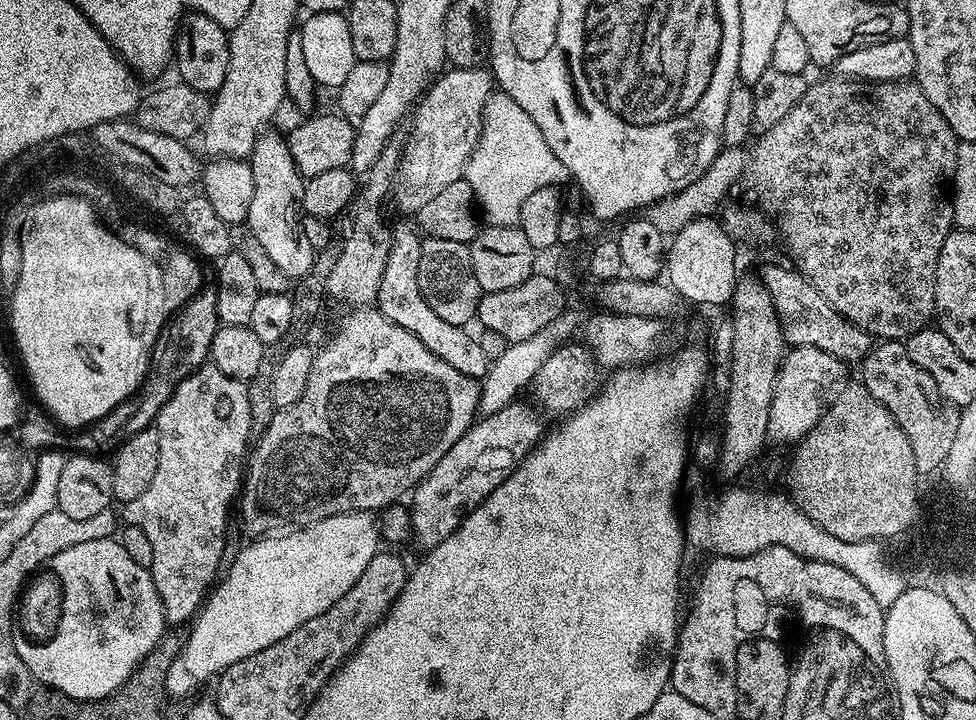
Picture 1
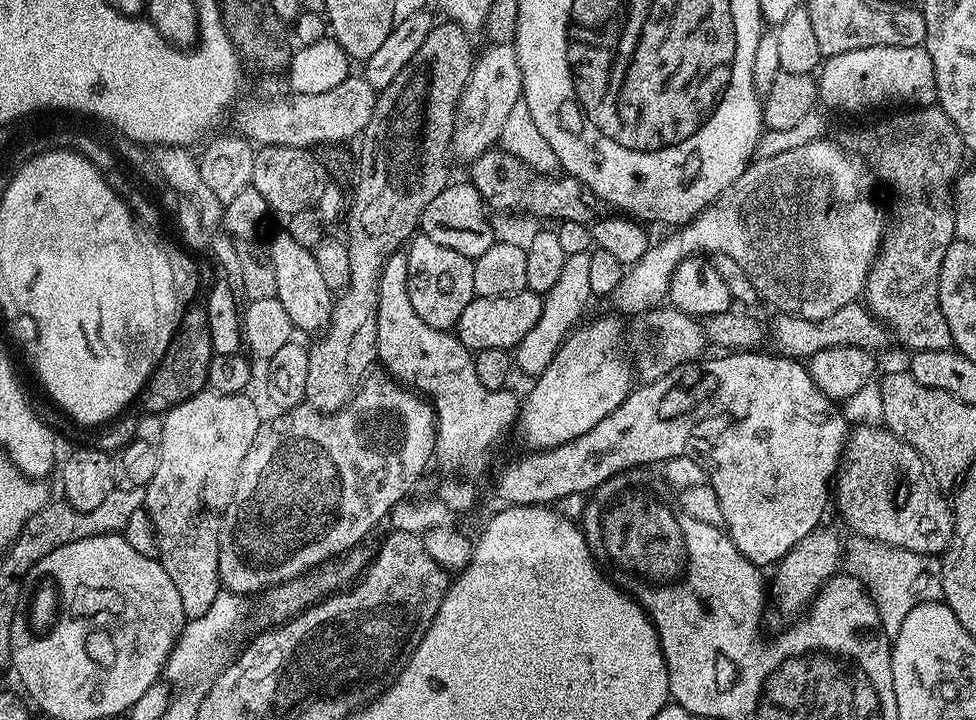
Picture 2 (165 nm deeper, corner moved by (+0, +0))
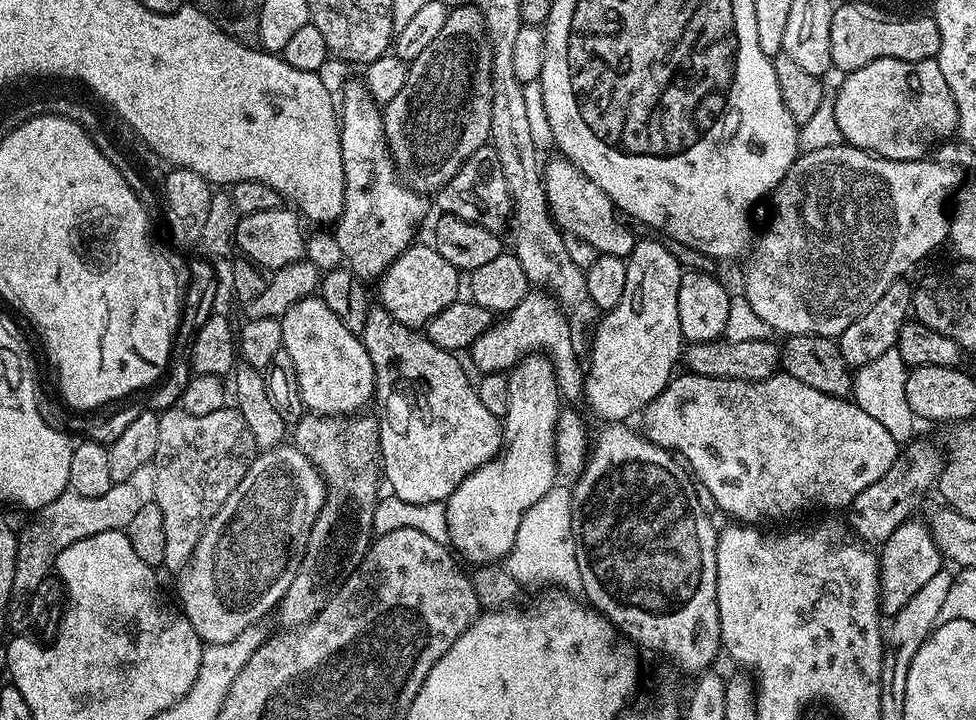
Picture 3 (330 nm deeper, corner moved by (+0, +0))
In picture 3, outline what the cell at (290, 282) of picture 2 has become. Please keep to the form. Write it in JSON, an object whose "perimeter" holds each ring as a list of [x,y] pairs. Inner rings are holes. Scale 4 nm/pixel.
{"perimeter":[[[313,294],[290,306],[290,310],[279,317],[279,322],[283,348],[290,354],[290,362],[294,362],[300,397],[309,413],[347,418],[373,403],[376,375],[363,339],[346,330],[338,314],[334,314],[319,295]]]}

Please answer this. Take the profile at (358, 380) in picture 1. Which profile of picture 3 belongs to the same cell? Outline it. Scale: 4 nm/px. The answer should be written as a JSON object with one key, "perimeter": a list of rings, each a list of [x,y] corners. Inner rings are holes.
{"perimeter":[[[283,442],[274,448],[263,449],[256,459],[253,460],[246,470],[246,478],[242,478],[242,482],[238,482],[234,494],[230,494],[230,498],[226,498],[222,510],[218,510],[218,514],[214,514],[214,518],[210,518],[210,522],[206,526],[206,530],[190,558],[190,562],[186,565],[183,572],[179,573],[177,579],[180,580],[176,584],[176,592],[180,595],[178,607],[184,613],[184,617],[190,622],[190,626],[194,626],[194,630],[199,634],[201,641],[205,645],[234,642],[234,638],[238,638],[238,634],[242,634],[242,630],[246,630],[246,626],[257,624],[259,620],[265,619],[269,615],[267,612],[271,608],[273,611],[279,605],[280,599],[284,597],[286,590],[290,586],[290,582],[294,582],[294,574],[302,562],[304,551],[308,545],[308,535],[324,505],[324,485],[324,480],[310,462],[310,458],[306,458],[306,454],[299,452],[291,443]]]}

